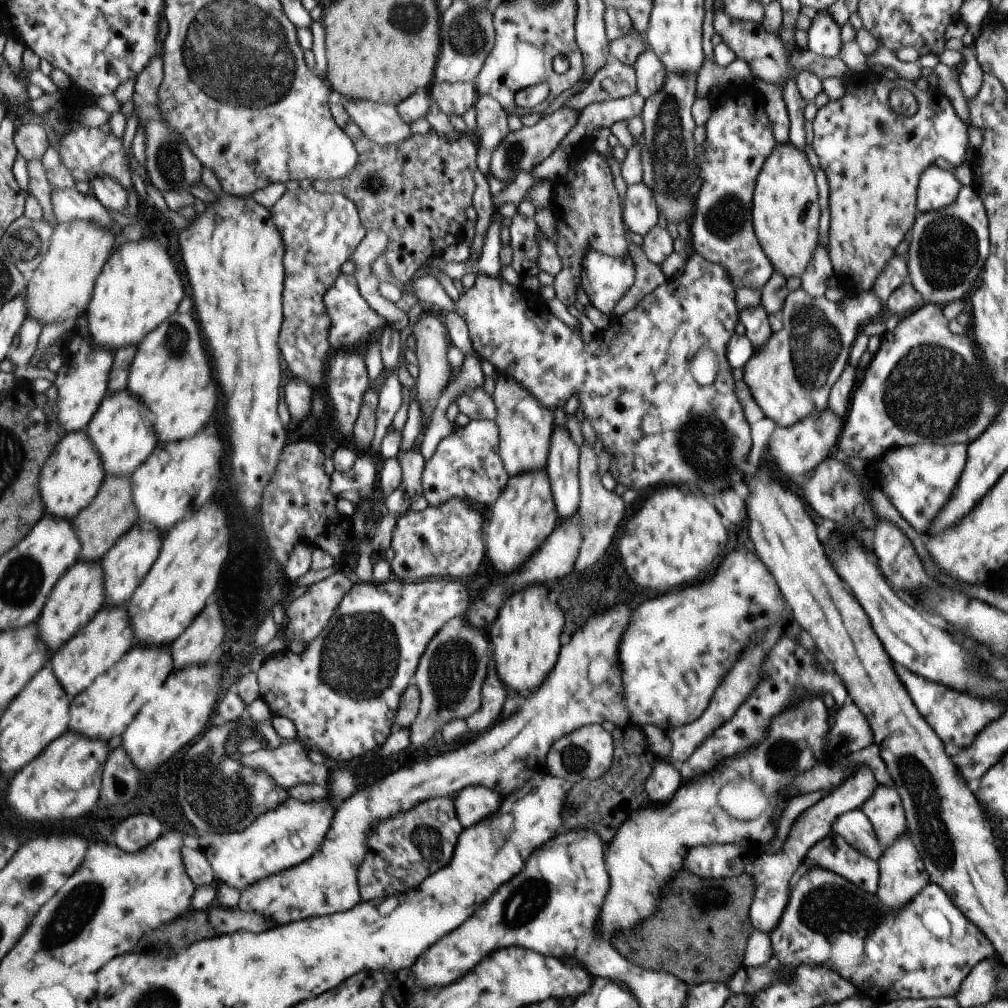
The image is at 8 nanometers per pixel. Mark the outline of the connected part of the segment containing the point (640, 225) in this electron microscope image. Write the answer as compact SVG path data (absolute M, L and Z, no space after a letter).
M639 181L626 186L622 221L631 234L643 236L652 226L657 225L658 208L653 193Z

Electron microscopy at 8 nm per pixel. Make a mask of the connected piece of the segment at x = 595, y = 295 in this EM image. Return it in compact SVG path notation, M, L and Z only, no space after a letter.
M589 250L582 254L578 285L601 314L614 316L614 306L634 281L632 258L612 257Z

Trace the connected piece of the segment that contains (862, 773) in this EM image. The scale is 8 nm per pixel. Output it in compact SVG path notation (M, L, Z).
M858 766L847 775L837 786L821 797L815 804L804 809L792 822L789 836L782 847L772 855L760 851L748 861L748 872L751 874L755 890L748 910L750 923L755 931L769 934L776 926L783 909L786 907L791 884L803 866L806 852L816 842L831 832L833 821L844 812L859 809L861 804L879 785L867 766Z

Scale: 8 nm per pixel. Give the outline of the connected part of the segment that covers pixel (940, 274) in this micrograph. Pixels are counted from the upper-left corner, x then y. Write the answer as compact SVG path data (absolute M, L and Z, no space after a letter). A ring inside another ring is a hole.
M960 185L955 200L942 209L916 213L908 232L908 249L905 255L907 276L922 302L945 306L948 302L962 299L977 283L989 252L988 220L983 203L974 187Z

